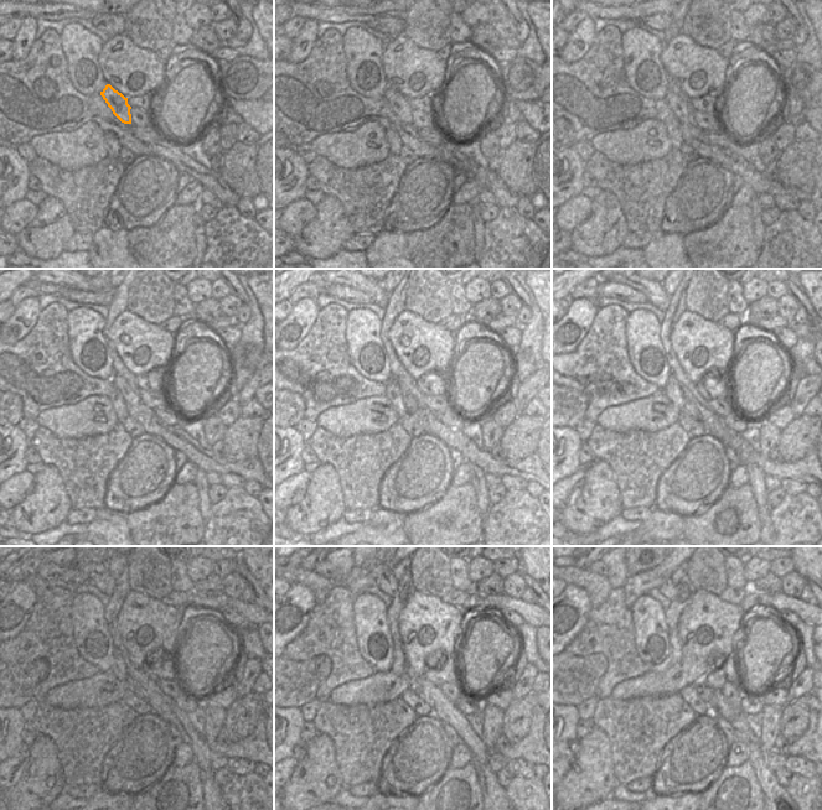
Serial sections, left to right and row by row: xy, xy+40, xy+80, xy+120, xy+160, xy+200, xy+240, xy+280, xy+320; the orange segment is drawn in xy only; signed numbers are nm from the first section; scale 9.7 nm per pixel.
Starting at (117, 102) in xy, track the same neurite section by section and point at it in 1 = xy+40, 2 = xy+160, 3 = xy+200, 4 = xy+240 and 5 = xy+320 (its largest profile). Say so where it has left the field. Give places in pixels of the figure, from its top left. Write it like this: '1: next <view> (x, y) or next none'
1: next xy+40 (399, 104)
2: next xy+160 (410, 403)
3: next xy+200 (689, 408)
4: next xy+240 (136, 690)
5: next xy+320 (706, 692)

